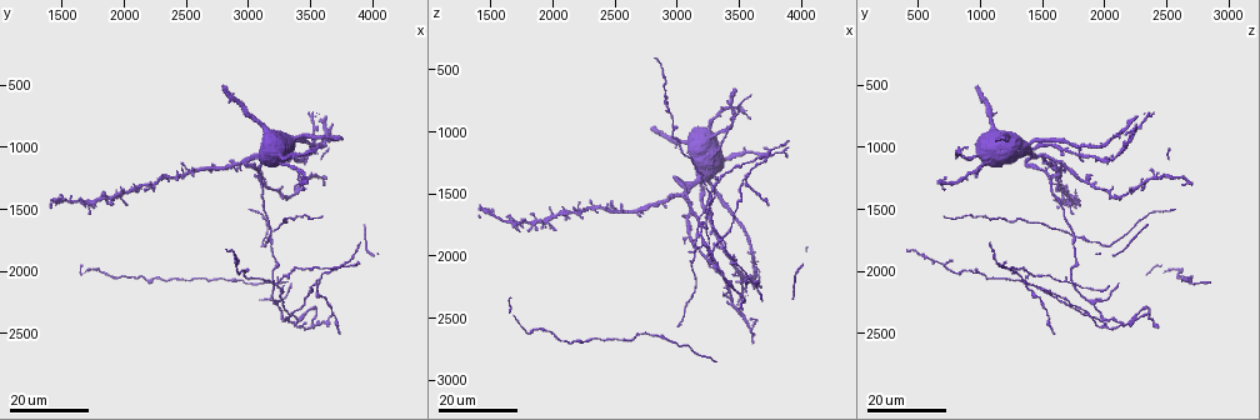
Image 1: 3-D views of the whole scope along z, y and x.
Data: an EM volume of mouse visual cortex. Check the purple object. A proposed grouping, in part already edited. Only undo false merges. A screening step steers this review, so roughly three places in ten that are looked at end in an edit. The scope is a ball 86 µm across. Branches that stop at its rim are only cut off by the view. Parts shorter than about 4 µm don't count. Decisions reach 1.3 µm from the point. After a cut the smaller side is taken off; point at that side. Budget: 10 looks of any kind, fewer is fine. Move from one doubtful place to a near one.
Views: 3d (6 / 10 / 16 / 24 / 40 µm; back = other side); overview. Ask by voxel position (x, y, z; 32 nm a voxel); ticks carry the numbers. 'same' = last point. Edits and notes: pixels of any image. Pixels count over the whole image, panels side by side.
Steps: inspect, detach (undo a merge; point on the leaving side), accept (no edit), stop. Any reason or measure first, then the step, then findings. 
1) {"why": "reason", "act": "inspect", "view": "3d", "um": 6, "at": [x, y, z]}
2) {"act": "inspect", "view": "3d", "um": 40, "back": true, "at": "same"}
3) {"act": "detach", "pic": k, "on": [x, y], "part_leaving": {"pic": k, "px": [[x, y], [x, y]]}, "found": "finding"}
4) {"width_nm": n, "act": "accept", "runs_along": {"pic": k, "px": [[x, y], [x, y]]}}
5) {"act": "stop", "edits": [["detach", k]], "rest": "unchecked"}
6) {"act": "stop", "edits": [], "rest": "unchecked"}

{"why": "branch point", "act": "inspect", "view": "3d", "um": 16, "at": [3260, 2280, 1920]}

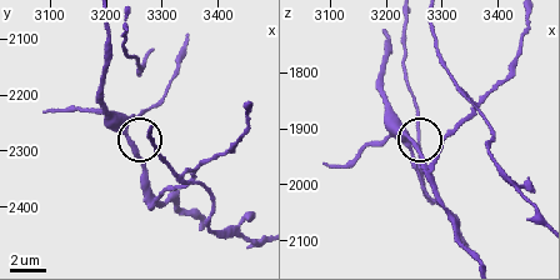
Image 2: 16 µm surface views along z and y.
{"act": "inspect", "view": "3d", "um": 10, "at": [3235, 2265, 1915]}

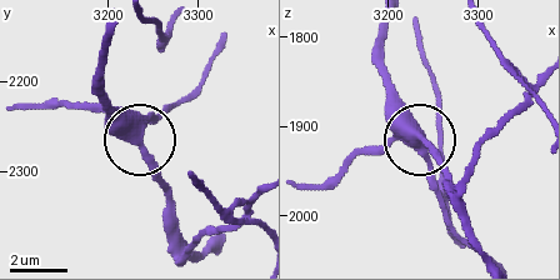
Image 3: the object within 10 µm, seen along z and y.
{"why": "closer look", "act": "inspect", "view": "3d", "um": 6, "at": [3235, 2265, 1910]}

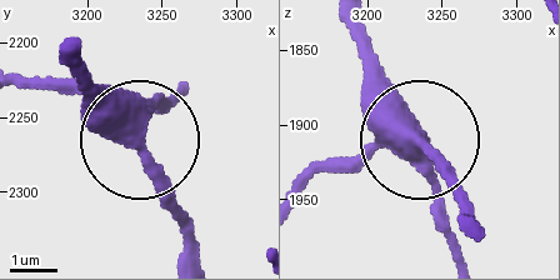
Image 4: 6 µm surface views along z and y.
{"arms": 3, "act": "accept", "runs_along": {"pic": 4, "px": [[355, 29], [455, 256]]}, "found": "all the same cell"}

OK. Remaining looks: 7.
{"act": "inspect", "view": "3d", "um": 24, "at": [3260, 2400, 2000]}

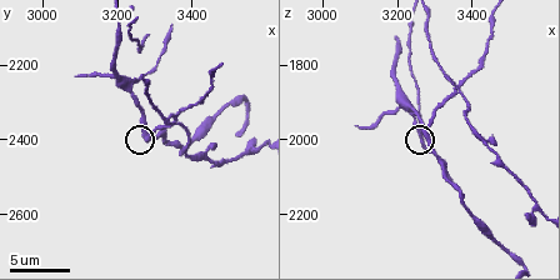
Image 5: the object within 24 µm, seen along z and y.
{"why": "closer look", "act": "inspect", "view": "3d", "um": 6, "at": [3280, 2400, 1980]}

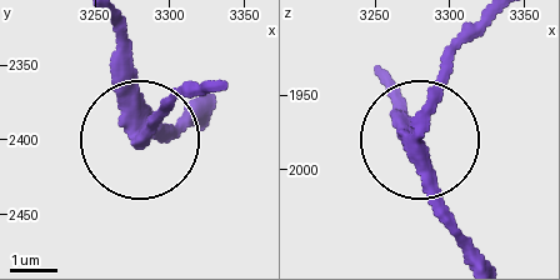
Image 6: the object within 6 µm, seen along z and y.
{"width_nm": 300, "act": "accept", "runs_along": {"pic": 6, "px": [[111, 26], [115, 85], [139, 134], [184, 90]]}, "found": "all the same cell"}

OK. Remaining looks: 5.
{"why": "two arms in line, one across", "act": "inspect", "view": "3d", "um": 16, "at": [3340, 2300, 1840]}

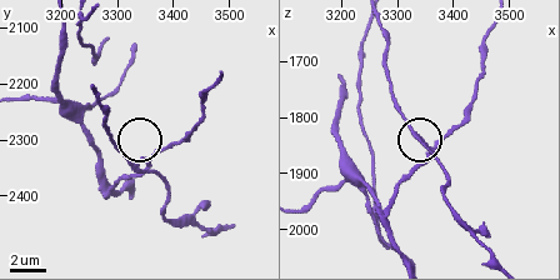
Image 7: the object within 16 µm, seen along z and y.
{"act": "inspect", "view": "3d", "um": 6, "at": [3360, 2325, 1850]}

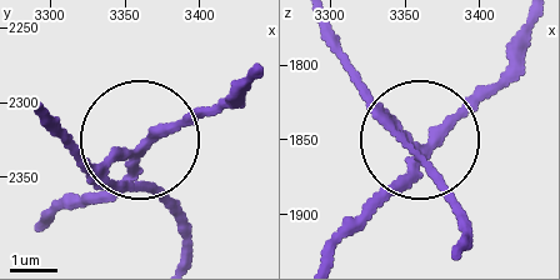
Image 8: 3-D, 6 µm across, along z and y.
{"width_nm": 180, "act": "detach", "pic": 8, "on": [89, 183], "part_leaving": {"pic": 8, "px": [[135, 150], [91, 158], [48, 118]]}, "found": "two cells meet here"}

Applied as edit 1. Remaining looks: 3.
{"act": "inspect", "view": "overview"}

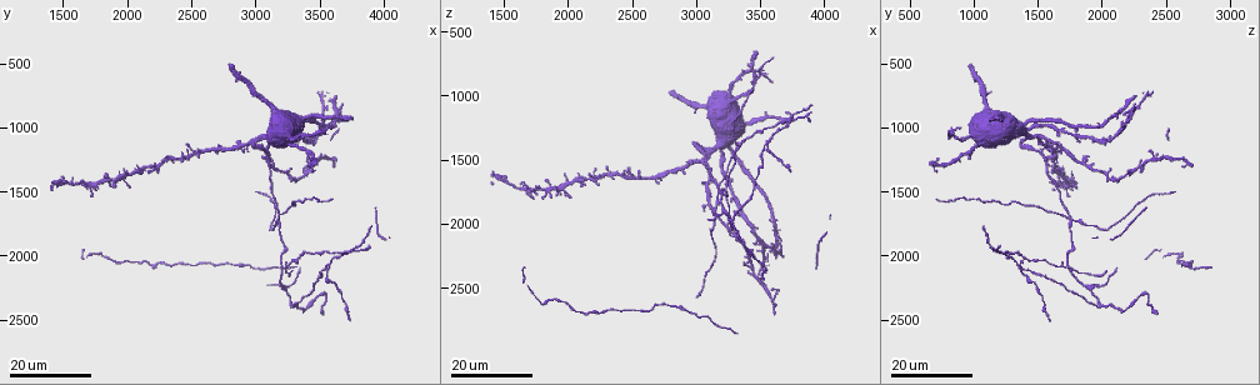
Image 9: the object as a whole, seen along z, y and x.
{"why": "three-way junction", "act": "inspect", "view": "3d", "um": 24, "at": [3200, 1720, 1740]}

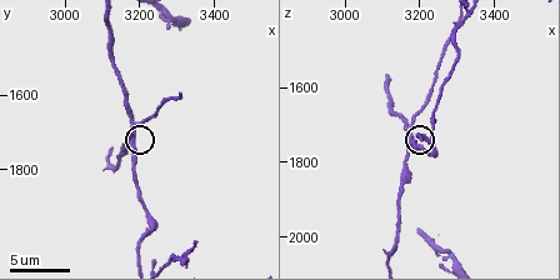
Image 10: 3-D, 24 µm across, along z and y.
{"act": "inspect", "view": "3d", "um": 6, "at": [3170, 1710, 1730]}

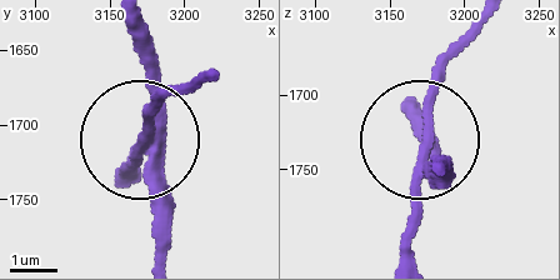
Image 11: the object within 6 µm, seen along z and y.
{"arms": 3, "act": "detach", "pic": 11, "on": [145, 104], "part_leaving": {"pic": 11, "px": [[136, 149], [149, 113], [193, 80]]}, "found": "a second cell is stuck on"}

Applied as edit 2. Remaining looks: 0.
{"act": "stop", "edits": [["detach", 8], ["detach", 11]], "rest": "unchecked"}

